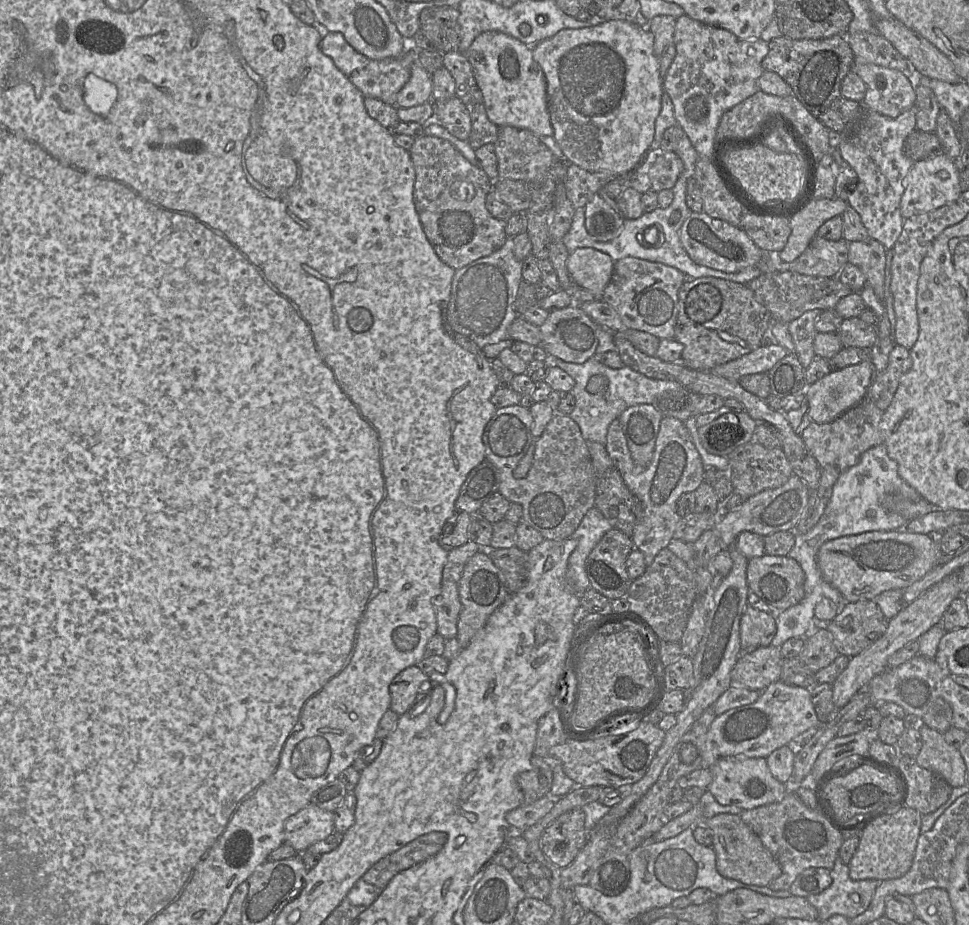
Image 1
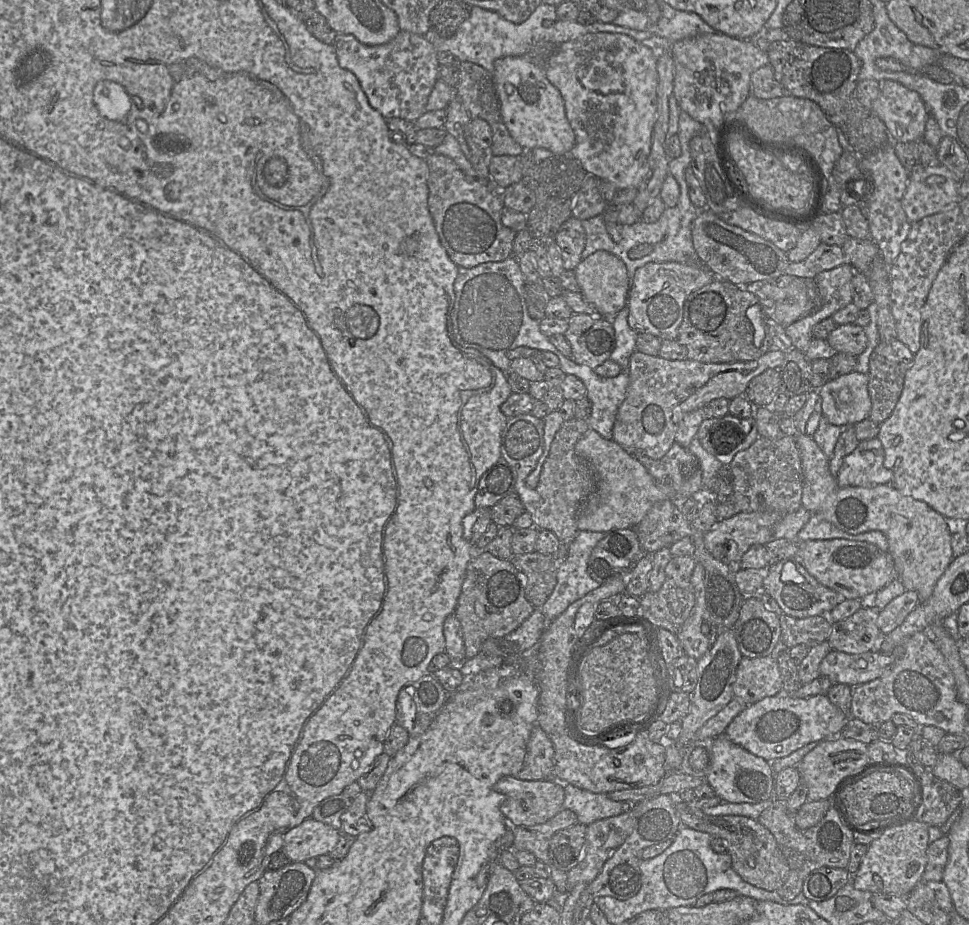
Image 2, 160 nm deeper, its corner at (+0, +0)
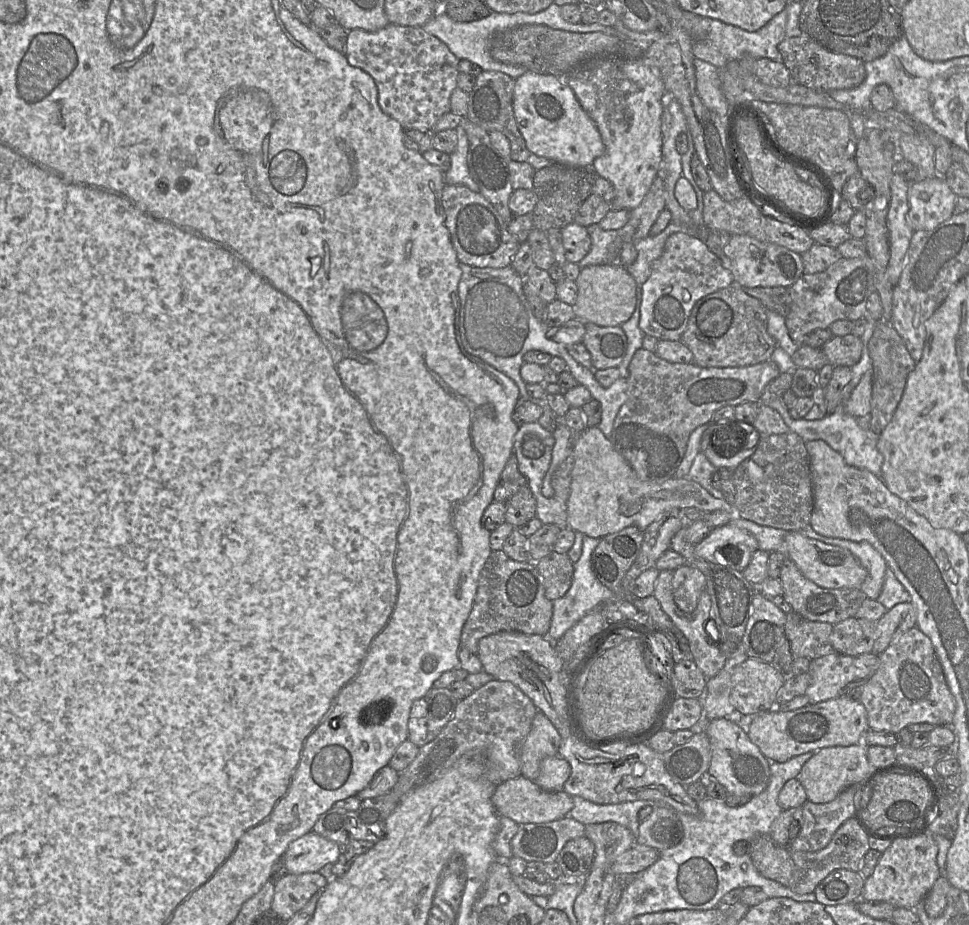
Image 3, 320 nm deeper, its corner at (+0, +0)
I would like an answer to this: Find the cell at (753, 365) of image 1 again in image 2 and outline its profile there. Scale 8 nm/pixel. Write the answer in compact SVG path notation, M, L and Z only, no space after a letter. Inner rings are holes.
M772 348L753 361L701 363L688 358L666 360L634 351L627 369L627 395L617 411L612 440L627 452L638 451L651 459L660 459L676 442L679 423L688 413L715 399L745 396L751 380L768 369L778 368L786 353L782 348Z

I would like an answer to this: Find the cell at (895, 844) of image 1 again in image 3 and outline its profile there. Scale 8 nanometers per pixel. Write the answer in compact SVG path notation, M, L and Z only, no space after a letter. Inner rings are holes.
M928 832L910 839L896 839L881 854L872 875L865 879L861 899L915 909L940 877L937 854L938 847Z

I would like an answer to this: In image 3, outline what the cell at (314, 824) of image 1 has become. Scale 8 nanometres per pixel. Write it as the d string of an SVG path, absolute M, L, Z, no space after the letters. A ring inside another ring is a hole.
M313 830L292 841L282 856L287 872L302 874L319 872L327 864L334 864L342 847Z

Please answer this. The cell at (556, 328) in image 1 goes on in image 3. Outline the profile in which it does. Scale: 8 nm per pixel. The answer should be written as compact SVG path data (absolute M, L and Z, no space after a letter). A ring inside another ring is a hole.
M585 324L582 344L588 349L594 370L618 367L628 347L627 336L620 326L602 327Z

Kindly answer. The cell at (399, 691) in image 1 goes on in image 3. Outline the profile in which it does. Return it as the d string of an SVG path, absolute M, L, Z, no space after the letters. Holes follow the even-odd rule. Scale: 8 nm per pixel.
M432 687L424 697L412 703L408 719L408 739L418 747L432 741L452 719L457 703L458 700L449 688Z

